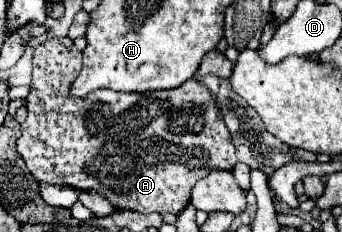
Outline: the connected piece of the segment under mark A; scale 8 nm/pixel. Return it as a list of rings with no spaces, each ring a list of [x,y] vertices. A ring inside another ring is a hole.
[[[52,37],[48,41],[44,41],[42,45],[38,45],[34,49],[34,73],[32,73],[32,85],[30,85],[30,93],[28,93],[28,117],[22,123],[22,135],[16,143],[16,149],[20,153],[20,157],[24,159],[28,171],[32,173],[32,177],[38,183],[48,183],[48,185],[70,185],[74,189],[80,191],[96,191],[100,195],[104,195],[114,207],[120,209],[132,209],[138,213],[160,213],[160,215],[168,215],[174,213],[178,215],[188,203],[190,203],[190,191],[194,187],[194,183],[202,177],[206,177],[206,173],[214,171],[214,169],[226,169],[230,171],[238,162],[236,153],[234,153],[234,145],[230,139],[230,131],[226,129],[224,121],[222,121],[222,113],[218,109],[218,105],[214,103],[212,95],[206,91],[206,87],[194,79],[188,79],[184,85],[176,87],[176,89],[168,89],[168,91],[150,91],[150,93],[122,93],[122,91],[112,91],[112,89],[98,89],[90,95],[86,95],[84,99],[78,99],[70,93],[70,85],[72,85],[72,73],[78,73],[82,65],[82,51],[76,49],[74,41],[70,37]]]

